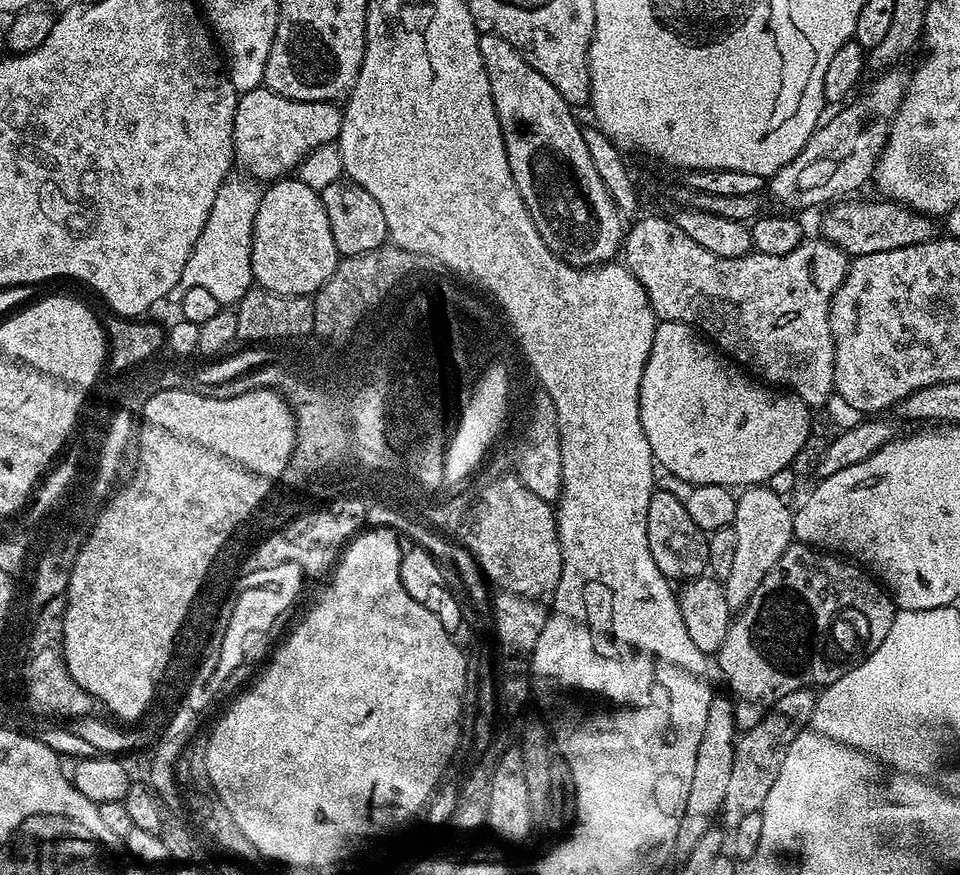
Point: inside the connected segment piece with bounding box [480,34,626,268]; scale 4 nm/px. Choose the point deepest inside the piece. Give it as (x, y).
(569, 205)

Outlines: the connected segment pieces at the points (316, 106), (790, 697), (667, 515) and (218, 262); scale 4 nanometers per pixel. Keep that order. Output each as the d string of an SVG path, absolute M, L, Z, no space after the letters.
M263 86L239 93L236 109L234 110L234 160L249 172L249 177L264 180L263 182L275 182L289 174L295 173L304 160L312 152L327 144L336 144L340 139L342 130L342 118L344 113L339 103L330 100L318 102L302 102L282 98Z
M799 688L774 702L770 710L758 722L758 726L747 729L737 739L734 750L734 767L730 773L730 783L726 790L726 799L722 802L719 823L725 829L738 826L749 814L759 812L766 802L766 794L770 794L770 786L778 779L778 770L782 770L782 758L786 758L786 750L798 734L810 722L810 714L814 714L817 693L812 688Z
M653 491L646 510L646 542L650 542L650 555L666 579L687 582L705 575L708 572L708 537L709 533L694 522L680 496L678 498L672 492Z
M232 178L219 188L206 226L187 259L179 284L167 296L172 305L179 305L186 290L201 286L209 290L221 305L230 306L239 303L253 287L252 230L261 193L250 184L251 181L245 181Z

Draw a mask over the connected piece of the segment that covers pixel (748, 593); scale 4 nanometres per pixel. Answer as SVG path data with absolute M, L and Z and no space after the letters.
M748 486L741 492L736 496L737 509L731 524L735 539L734 563L730 575L722 581L726 602L733 610L742 609L750 602L754 590L762 586L762 578L770 574L774 562L794 543L794 512L791 507L788 509L788 500L783 495L769 486Z

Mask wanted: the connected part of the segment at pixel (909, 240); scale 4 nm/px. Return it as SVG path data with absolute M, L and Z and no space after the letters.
M841 198L827 209L828 212L820 220L819 235L829 240L835 248L840 248L845 256L855 258L866 254L882 254L882 250L902 250L902 246L914 246L937 235L933 217L923 216L913 208L906 208L903 204L897 204L891 200L876 198L872 200L856 200L860 198Z

